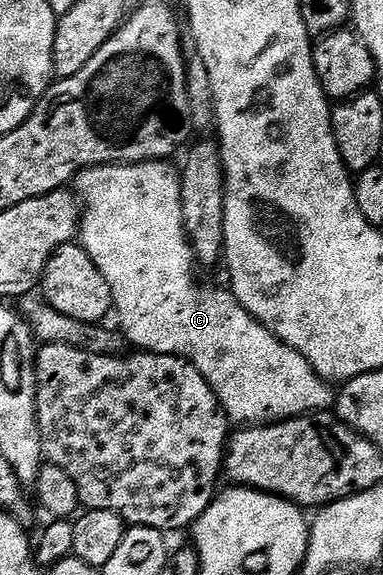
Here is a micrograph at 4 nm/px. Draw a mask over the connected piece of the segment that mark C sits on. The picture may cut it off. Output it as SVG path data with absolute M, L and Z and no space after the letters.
M144 160L141 164L100 164L98 168L85 168L77 173L75 177L76 195L79 197L79 203L83 209L81 213L81 222L79 225L79 243L83 250L90 255L92 262L99 268L99 273L107 278L107 283L111 288L113 295L113 307L115 317L119 323L119 329L125 336L128 343L134 349L143 352L154 352L160 356L180 356L195 366L199 374L211 386L211 390L217 396L221 403L222 410L229 417L230 421L237 426L264 426L267 424L276 424L278 420L293 420L297 416L307 416L314 412L323 412L332 409L335 404L335 388L319 374L291 346L287 346L271 330L267 330L255 319L255 317L244 308L243 305L235 299L232 291L216 292L213 288L200 288L197 285L197 272L195 267L195 257L193 254L193 245L189 243L189 236L185 232L185 223L183 222L183 202L181 201L181 174L175 167L172 168L169 160Z

